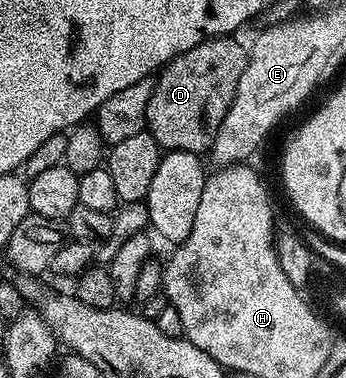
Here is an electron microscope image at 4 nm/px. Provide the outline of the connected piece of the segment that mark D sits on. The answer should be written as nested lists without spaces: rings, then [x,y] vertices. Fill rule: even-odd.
[[[216,36],[212,40],[203,40],[198,46],[186,50],[164,65],[155,77],[150,102],[146,106],[147,131],[152,133],[161,149],[174,152],[186,150],[197,154],[207,153],[211,149],[212,140],[218,134],[218,126],[222,126],[222,118],[226,118],[230,110],[247,61],[248,48],[245,45],[240,45],[232,36]]]

